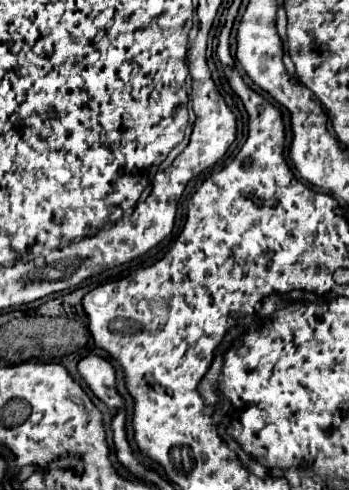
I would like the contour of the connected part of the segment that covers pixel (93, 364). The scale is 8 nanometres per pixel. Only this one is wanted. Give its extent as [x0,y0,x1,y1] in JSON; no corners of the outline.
[78,355,124,407]

